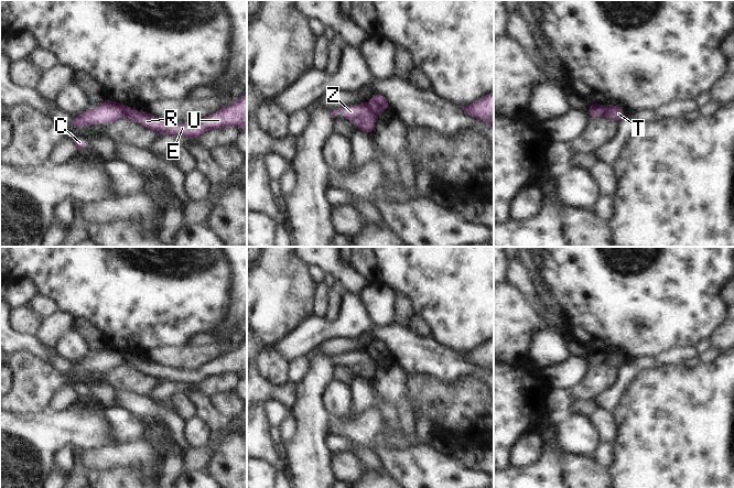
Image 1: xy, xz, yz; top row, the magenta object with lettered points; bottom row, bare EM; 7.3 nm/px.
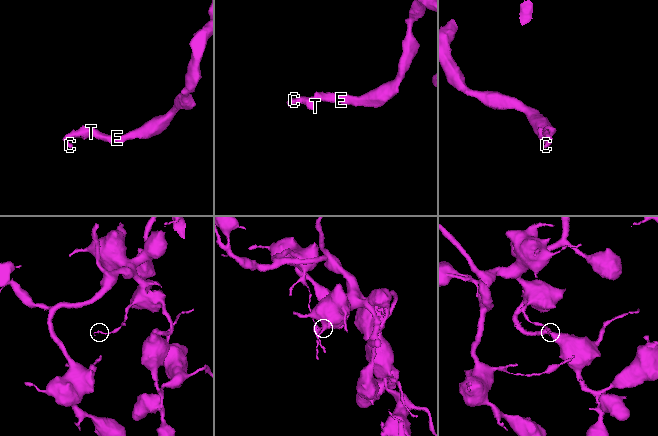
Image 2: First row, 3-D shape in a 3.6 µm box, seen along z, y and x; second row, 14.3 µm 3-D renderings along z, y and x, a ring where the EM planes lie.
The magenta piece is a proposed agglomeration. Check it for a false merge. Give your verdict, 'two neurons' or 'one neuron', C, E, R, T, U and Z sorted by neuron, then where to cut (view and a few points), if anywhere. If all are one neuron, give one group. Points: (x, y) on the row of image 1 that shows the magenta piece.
two neurons; C T Z / E R U; cut in xz along (369, 102), (376, 114)

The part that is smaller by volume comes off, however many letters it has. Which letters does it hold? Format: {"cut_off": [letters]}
{"cut_off": ["C", "T", "Z"]}

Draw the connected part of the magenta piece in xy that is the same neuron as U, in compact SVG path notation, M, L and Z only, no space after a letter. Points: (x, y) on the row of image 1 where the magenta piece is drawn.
M247 93L231 105L220 108L195 123L177 123L151 116L144 111L134 111L126 106L127 117L137 123L156 131L161 135L184 135L192 140L209 129L220 129L225 126L238 126L247 129Z

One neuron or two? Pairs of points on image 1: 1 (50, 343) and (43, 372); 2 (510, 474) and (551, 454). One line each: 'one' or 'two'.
1: two
2: one

